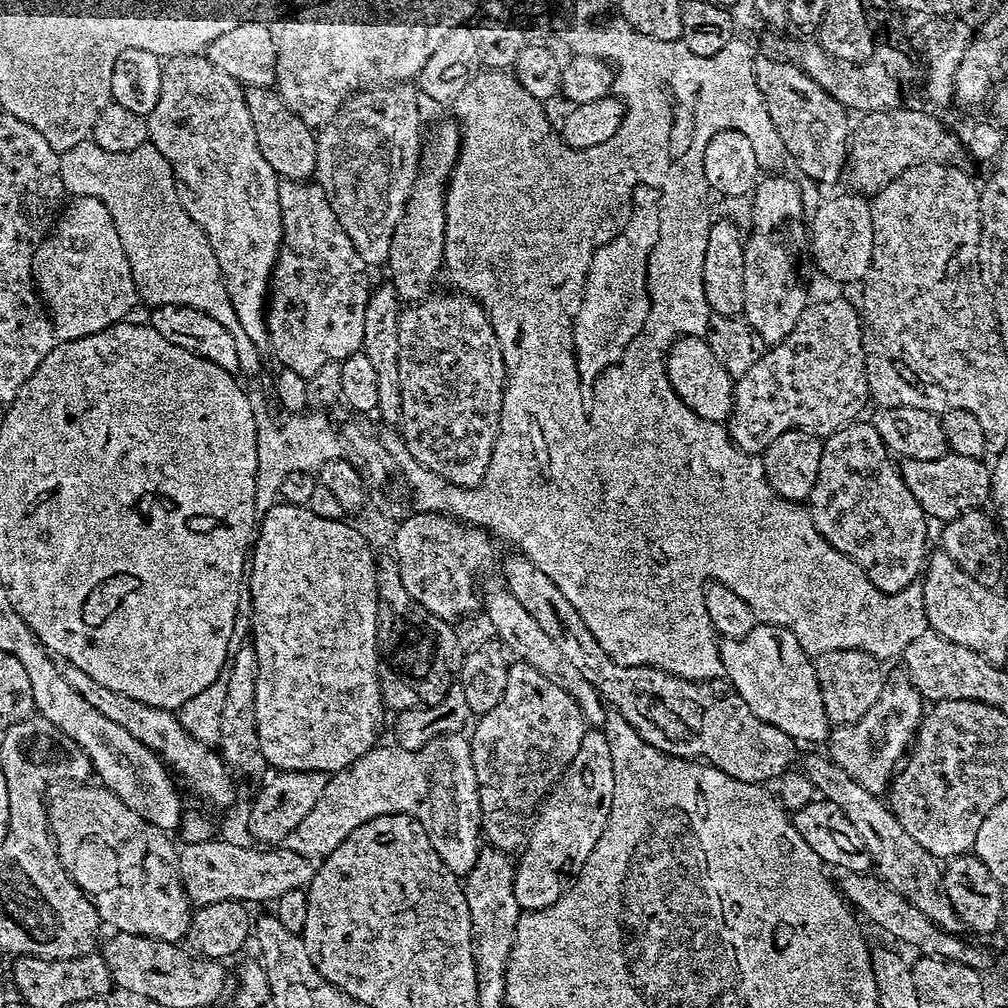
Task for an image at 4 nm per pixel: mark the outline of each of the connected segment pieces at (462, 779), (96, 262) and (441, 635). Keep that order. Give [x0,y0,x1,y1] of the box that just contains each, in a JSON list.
[[283,732,482,874],[32,196,138,342],[374,563,458,713]]

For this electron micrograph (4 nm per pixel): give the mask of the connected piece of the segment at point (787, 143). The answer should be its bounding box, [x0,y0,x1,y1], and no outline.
[752,55,850,186]

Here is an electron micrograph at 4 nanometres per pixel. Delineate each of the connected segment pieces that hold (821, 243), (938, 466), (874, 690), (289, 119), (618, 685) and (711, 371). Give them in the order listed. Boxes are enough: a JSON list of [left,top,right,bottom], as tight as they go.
[[811,192,873,282],[898,451,992,522],[815,650,885,725],[244,87,317,180],[502,550,797,785],[664,336,734,421]]

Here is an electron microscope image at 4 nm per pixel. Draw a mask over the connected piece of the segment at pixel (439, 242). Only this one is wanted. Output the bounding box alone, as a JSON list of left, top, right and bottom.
[386,119,460,302]

